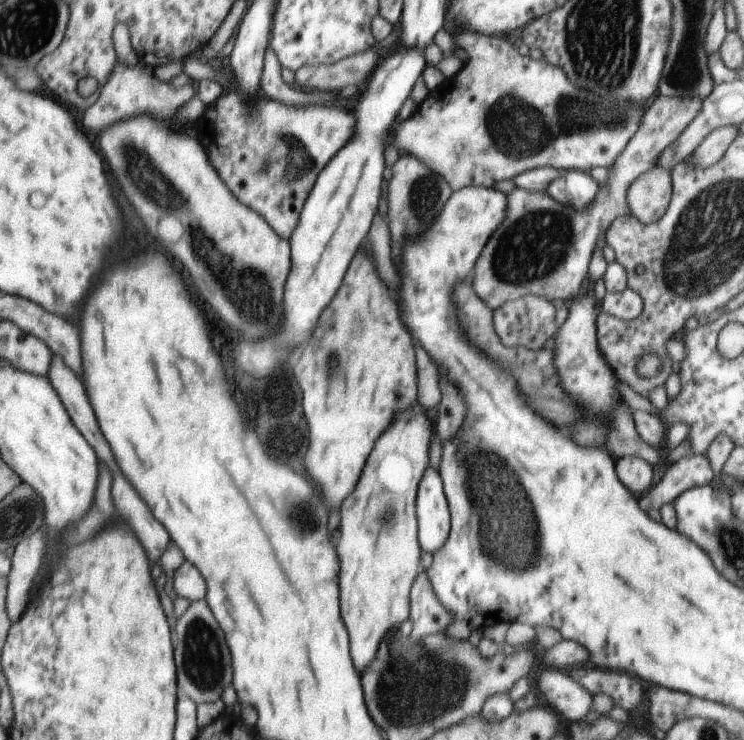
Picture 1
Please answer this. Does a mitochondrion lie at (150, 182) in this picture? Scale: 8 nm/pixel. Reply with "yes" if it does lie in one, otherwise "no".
yes

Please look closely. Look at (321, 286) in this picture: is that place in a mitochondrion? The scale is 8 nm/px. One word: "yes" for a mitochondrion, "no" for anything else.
no

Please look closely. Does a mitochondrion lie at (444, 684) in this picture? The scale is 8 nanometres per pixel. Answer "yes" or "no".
yes

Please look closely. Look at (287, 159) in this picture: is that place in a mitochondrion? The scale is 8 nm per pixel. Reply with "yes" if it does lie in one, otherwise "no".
yes

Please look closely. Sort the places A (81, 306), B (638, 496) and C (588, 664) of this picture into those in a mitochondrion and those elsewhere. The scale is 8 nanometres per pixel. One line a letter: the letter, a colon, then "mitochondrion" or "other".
A: other
B: other
C: other

